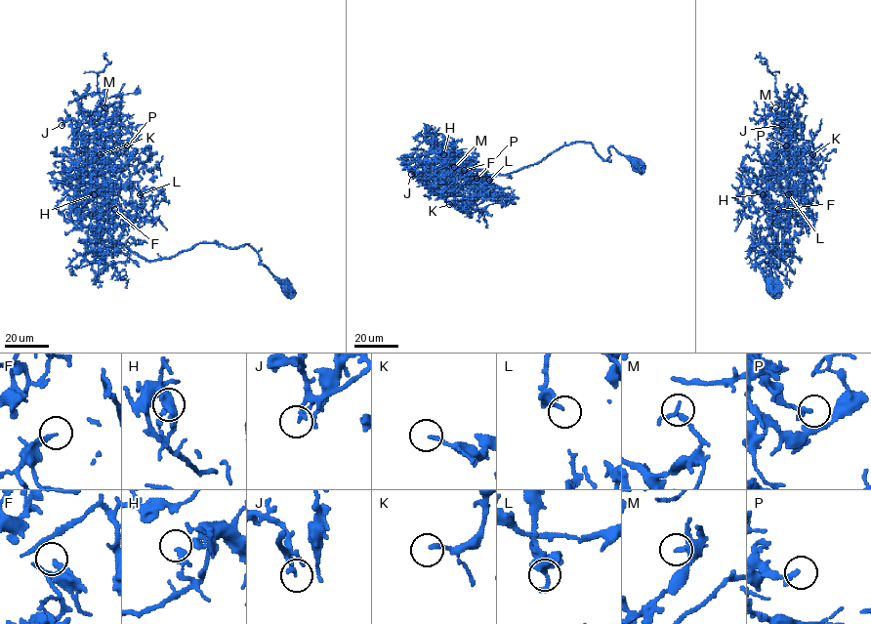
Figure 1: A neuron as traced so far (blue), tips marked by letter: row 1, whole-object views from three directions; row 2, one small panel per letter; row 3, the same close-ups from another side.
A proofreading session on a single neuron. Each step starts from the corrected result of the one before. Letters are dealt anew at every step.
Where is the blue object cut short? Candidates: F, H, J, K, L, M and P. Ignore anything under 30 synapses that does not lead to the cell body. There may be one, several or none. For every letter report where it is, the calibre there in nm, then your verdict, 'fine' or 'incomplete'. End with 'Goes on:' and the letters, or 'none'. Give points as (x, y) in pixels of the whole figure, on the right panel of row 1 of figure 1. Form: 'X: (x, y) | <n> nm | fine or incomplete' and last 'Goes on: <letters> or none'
F: (778, 209) | 180 nm | fine
H: (763, 194) | 200 nm | fine
J: (782, 125) | 180 nm | fine
K: (812, 154) | 180 nm | fine
L: (788, 194) | 280 nm | fine
M: (775, 107) | 180 nm | fine
P: (786, 145) | 200 nm | fine
Goes on: none

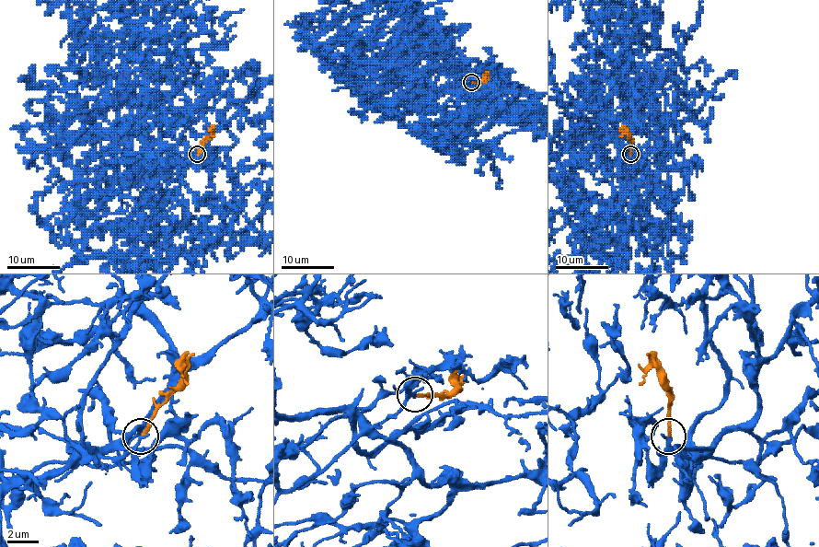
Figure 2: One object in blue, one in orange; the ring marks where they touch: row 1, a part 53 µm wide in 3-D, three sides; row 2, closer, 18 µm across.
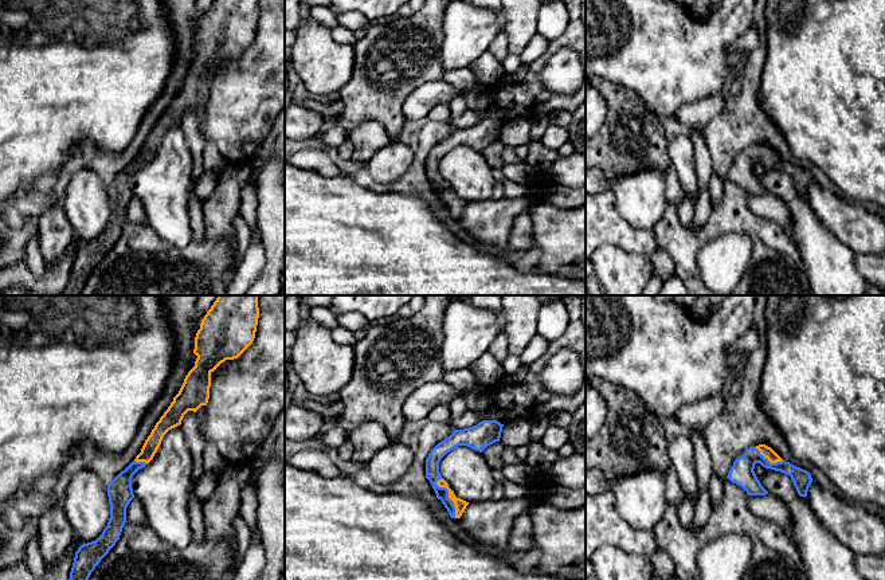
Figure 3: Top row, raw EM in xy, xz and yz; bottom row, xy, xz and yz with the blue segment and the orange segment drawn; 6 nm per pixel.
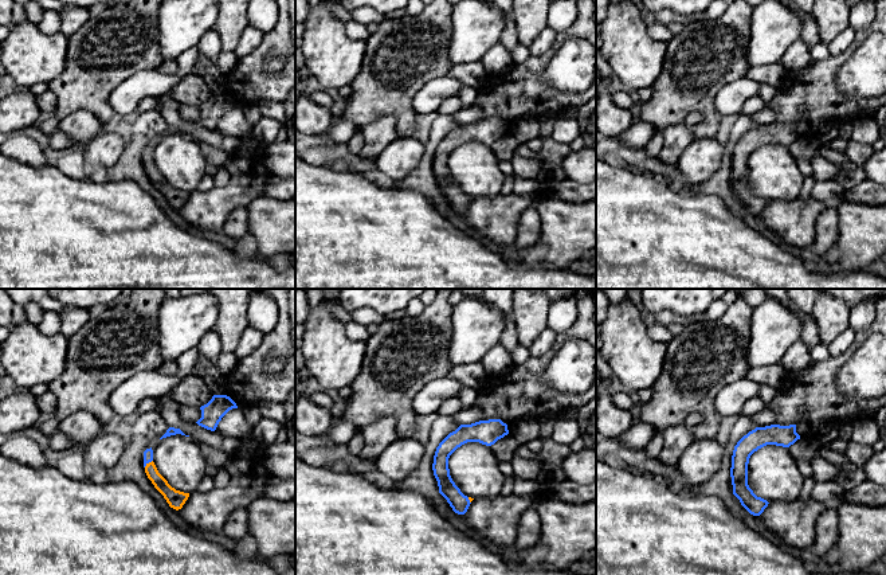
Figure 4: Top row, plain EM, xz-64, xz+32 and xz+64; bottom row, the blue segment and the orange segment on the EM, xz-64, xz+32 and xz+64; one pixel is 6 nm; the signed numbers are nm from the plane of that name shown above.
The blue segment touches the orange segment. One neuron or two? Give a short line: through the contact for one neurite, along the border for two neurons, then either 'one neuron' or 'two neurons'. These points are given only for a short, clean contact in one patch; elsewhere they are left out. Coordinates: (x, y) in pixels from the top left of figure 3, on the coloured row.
line xz (433, 474), (447, 496), (455, 504), (459, 504); one neuron

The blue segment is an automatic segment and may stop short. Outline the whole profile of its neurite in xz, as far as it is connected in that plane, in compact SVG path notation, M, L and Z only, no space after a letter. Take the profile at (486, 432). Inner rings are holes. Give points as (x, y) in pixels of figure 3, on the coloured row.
M482 420L477 426L454 430L438 443L426 459L426 478L430 481L436 498L442 501L451 518L461 518L469 502L457 498L439 473L440 459L458 446L467 446L482 452L487 446L500 442L504 424L497 420Z

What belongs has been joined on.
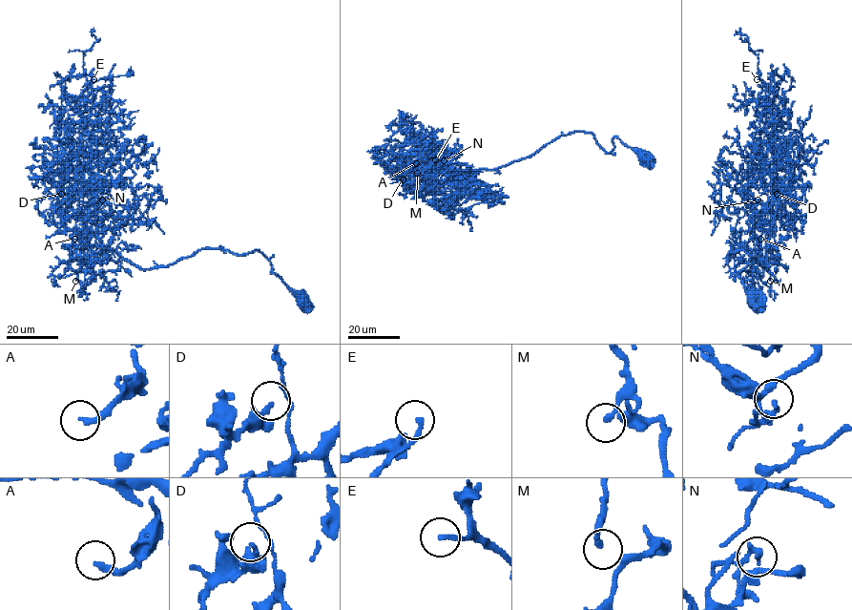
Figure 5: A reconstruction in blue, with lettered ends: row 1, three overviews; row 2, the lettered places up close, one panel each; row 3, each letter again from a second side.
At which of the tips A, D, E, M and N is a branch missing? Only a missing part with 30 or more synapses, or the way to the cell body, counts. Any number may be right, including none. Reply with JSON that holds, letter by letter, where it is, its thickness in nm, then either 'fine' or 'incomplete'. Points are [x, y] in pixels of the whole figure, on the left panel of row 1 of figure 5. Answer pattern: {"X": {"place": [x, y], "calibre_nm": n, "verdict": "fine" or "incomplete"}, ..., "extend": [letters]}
{"A": {"place": [74, 239], "calibre_nm": 240, "verdict": "incomplete"}, "D": {"place": [61, 194], "calibre_nm": 200, "verdict": "fine"}, "E": {"place": [93, 79], "calibre_nm": 170, "verdict": "incomplete"}, "M": {"place": [75, 281], "calibre_nm": 190, "verdict": "fine"}, "N": {"place": [102, 199], "calibre_nm": 170, "verdict": "fine"}, "extend": ["A", "E"]}

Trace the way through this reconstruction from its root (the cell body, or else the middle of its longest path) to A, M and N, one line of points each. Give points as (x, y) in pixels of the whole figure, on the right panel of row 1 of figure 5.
A: (753, 301), (735, 273), (750, 256), (728, 255), (744, 249), (766, 269), (758, 216), (760, 239)
M: (753, 301), (735, 273), (750, 256), (728, 255), (744, 249), (766, 269), (764, 231), (770, 281)
N: (753, 301), (735, 273), (750, 256), (728, 255), (744, 249), (766, 269), (758, 199)

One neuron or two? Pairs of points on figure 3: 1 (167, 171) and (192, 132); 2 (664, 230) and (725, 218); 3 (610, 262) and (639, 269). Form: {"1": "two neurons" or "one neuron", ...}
{"1": "two neurons", "2": "one neuron", "3": "one neuron"}

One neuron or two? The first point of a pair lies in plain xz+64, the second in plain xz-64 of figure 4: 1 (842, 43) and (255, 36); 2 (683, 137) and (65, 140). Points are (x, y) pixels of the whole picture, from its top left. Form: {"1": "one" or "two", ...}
{"1": "one", "2": "two"}

